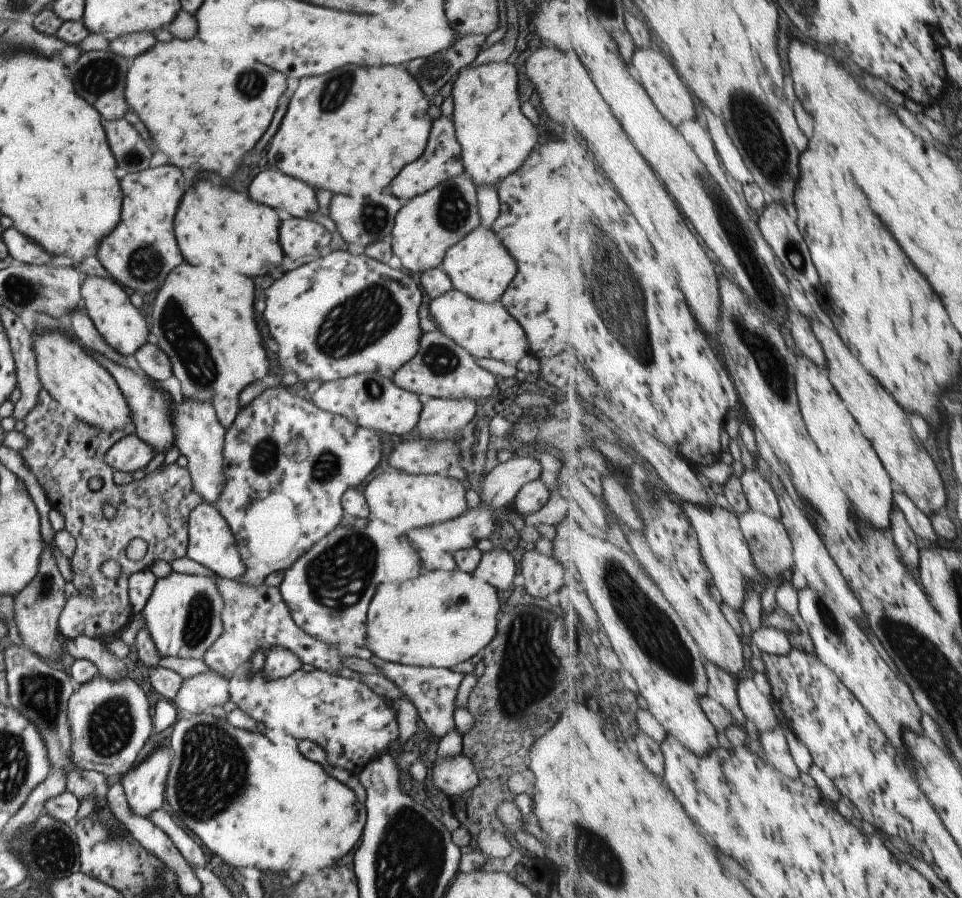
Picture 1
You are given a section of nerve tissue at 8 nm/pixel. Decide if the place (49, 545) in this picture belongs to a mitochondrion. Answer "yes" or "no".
no

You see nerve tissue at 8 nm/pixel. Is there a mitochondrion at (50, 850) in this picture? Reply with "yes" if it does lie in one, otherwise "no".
yes

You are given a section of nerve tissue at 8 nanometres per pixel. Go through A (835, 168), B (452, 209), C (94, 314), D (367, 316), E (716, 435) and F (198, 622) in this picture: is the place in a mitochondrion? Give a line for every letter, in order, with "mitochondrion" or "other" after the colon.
A: other
B: mitochondrion
C: other
D: mitochondrion
E: other
F: mitochondrion

